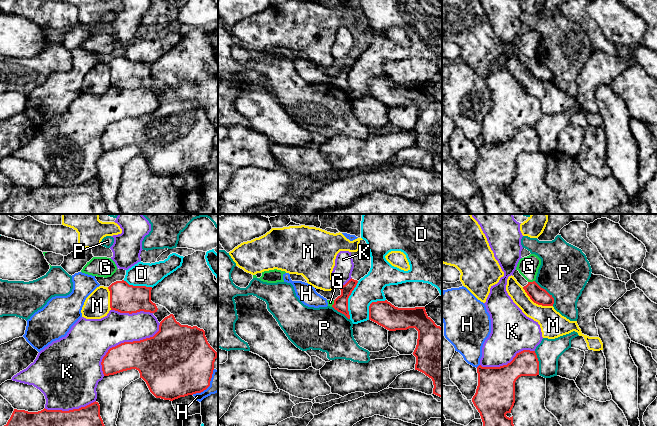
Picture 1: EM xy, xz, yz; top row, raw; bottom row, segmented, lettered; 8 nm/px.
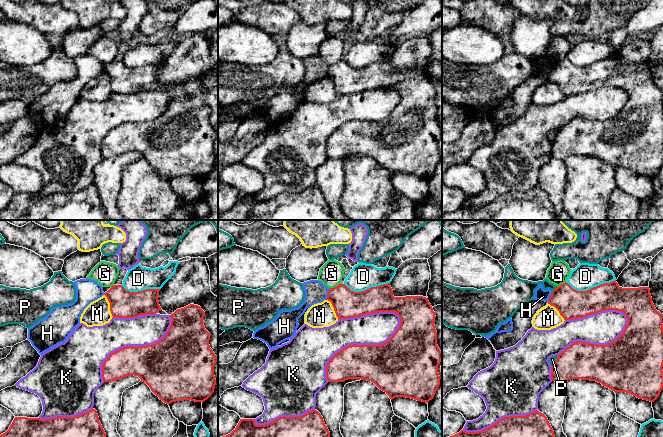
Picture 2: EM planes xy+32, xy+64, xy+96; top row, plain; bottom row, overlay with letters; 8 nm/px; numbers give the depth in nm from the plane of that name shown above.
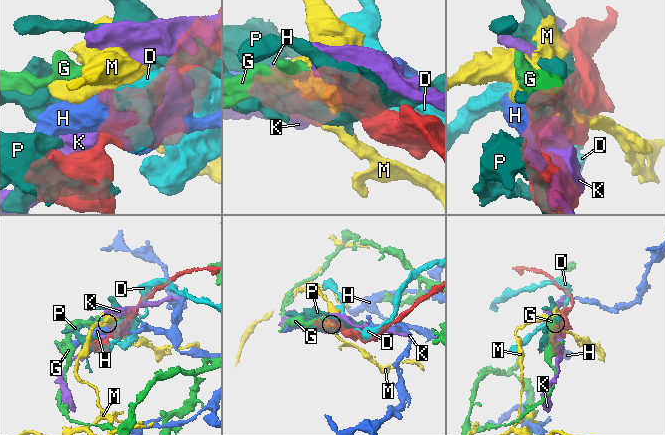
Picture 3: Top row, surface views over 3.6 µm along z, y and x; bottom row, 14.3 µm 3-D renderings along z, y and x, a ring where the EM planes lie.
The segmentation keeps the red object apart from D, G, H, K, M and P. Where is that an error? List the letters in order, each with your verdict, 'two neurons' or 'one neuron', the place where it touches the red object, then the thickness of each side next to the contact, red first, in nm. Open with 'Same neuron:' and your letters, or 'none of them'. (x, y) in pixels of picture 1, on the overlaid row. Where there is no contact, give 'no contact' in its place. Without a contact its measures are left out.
Same neuron: none of them
D: two neurons | xz (347, 300) | 110/220 nm
G: two neurons | yz (531, 282) | 140/160 nm
H: two neurons | xy (208, 386) | 460/130 nm
K: two neurons | xy (124, 342) | 300/300 nm
M: two neurons | yz (536, 303) | 140/200 nm
P: two neurons | yz (547, 292) | 140/400 nm

